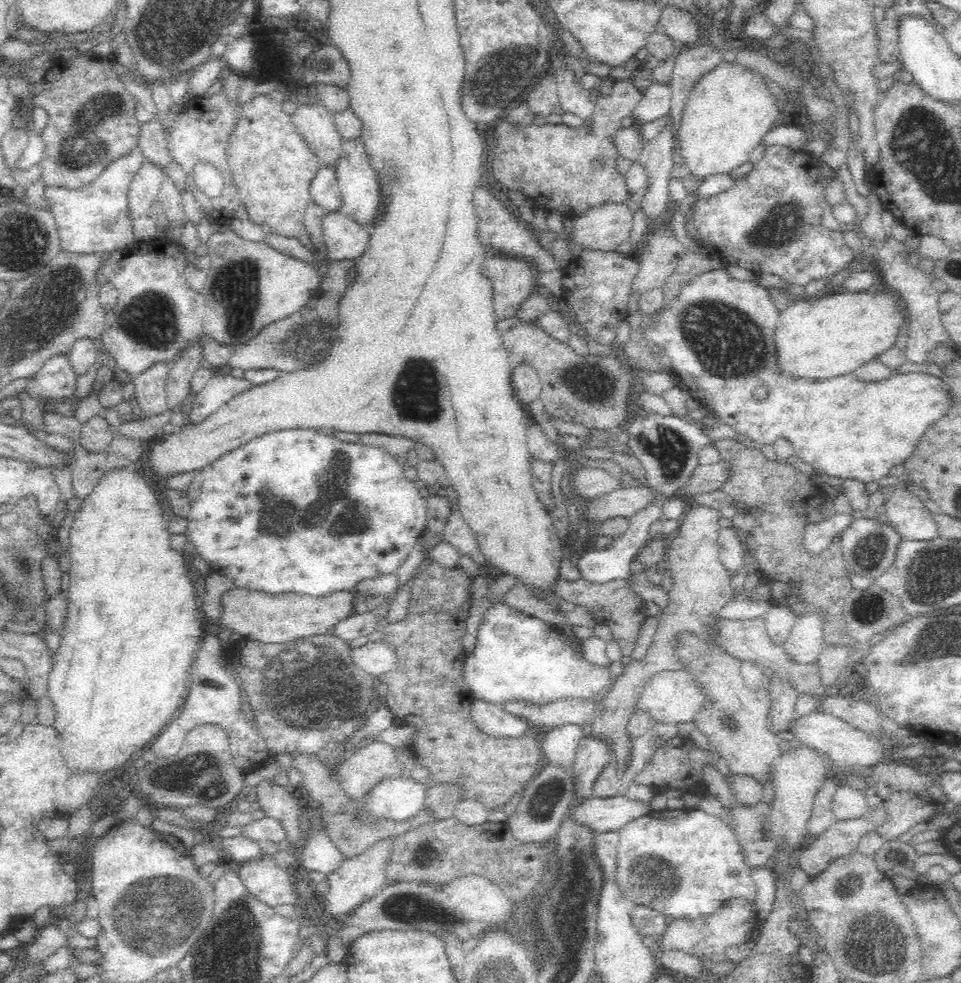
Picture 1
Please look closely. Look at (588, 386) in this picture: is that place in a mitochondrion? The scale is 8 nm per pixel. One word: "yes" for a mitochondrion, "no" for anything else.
yes

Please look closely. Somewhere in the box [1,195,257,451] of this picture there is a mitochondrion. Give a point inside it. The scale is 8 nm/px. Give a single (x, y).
(46, 313)

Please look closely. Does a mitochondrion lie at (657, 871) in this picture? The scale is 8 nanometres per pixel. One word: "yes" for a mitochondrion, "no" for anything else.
yes

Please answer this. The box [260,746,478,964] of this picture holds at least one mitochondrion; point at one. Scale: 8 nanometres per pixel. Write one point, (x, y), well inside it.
(409, 909)

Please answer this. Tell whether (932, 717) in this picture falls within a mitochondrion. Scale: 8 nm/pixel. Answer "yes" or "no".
no

